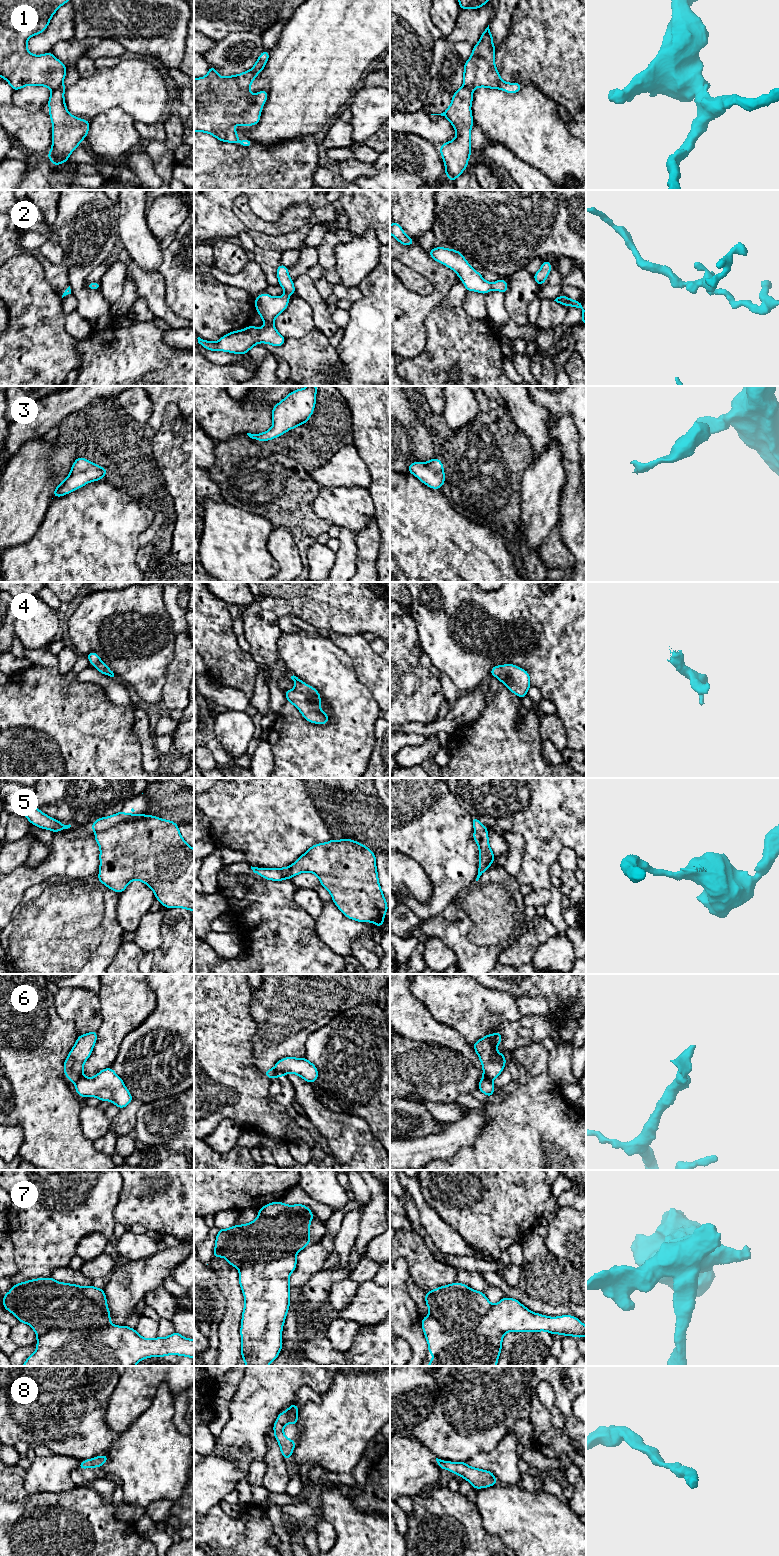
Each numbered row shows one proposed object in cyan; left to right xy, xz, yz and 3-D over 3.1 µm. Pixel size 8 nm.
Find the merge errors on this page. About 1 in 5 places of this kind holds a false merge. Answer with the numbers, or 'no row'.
1, 6, 7

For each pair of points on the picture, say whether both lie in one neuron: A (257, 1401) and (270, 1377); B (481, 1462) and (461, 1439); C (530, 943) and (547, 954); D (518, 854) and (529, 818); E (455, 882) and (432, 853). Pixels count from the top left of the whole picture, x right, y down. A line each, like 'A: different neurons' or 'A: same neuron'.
A: same neuron
B: different neurons
C: different neurons
D: different neurons
E: same neuron

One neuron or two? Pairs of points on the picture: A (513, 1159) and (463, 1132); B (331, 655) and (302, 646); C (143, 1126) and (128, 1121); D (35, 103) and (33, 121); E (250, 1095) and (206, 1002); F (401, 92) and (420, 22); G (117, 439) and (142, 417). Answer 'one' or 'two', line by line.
A: two
B: one
C: two
D: two
E: one
F: one
G: two

